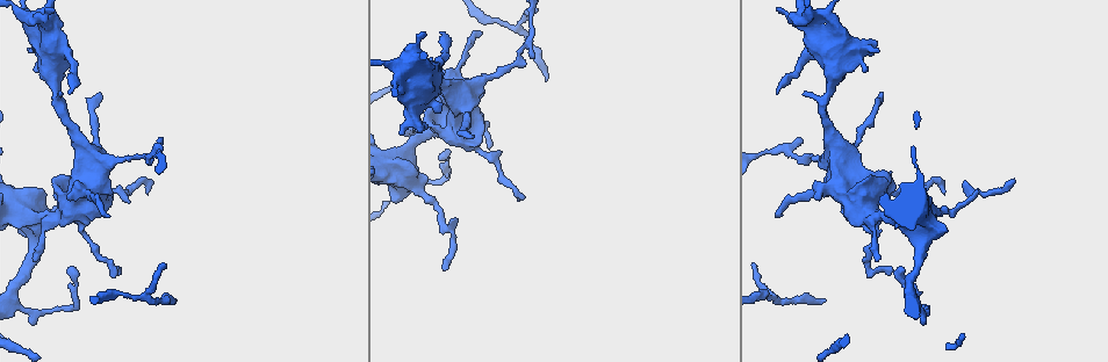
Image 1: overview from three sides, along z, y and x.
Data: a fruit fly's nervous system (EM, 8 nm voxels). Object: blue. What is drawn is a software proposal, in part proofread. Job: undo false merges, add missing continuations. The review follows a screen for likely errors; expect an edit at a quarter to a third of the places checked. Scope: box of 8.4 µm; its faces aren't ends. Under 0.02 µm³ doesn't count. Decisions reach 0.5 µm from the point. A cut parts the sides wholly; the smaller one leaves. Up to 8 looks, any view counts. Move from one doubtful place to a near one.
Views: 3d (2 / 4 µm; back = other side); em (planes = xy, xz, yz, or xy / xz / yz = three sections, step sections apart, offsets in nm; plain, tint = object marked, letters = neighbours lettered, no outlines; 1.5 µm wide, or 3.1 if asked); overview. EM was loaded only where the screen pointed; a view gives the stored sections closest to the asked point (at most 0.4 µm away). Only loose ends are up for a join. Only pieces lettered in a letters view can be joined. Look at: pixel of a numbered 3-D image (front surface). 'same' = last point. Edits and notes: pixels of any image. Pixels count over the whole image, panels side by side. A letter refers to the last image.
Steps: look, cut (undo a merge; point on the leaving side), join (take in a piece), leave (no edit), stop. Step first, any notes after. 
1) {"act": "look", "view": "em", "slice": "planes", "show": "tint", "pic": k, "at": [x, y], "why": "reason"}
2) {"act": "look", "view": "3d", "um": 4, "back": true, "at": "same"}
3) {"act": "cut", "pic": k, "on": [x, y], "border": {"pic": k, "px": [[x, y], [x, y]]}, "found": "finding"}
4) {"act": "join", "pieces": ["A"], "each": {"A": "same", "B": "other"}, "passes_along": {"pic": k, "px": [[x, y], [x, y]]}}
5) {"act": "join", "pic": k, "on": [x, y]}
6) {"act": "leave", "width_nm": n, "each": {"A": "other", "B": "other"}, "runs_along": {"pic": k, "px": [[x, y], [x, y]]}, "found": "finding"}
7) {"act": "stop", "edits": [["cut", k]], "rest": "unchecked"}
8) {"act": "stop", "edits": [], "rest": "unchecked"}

{"act": "look", "view": "em", "slice": "yz", "step": 4, "show": "tint", "pic": 1, "at": [947, 213], "why": "calibre changes"}

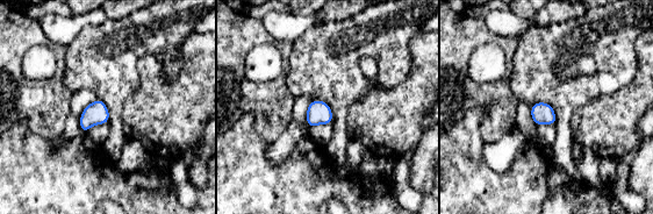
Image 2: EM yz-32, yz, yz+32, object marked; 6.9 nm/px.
{"act": "look", "view": "em", "slice": "planes", "show": "letters", "at": "same", "why": "cut it another way"}

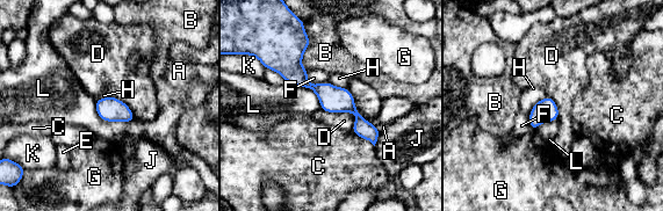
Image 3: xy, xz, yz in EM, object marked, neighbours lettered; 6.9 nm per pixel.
{"act": "leave", "each": {"A": "other", "B": "other", "C": "other", "D": "other", "E": "other", "F": "other", "G": "other", "H": "other", "J": "other", "K": "other", "L": "other"}, "border": {"pic": 3, "px": [[95, 100], [102, 119], [135, 119]]}, "found": "one neuron here"}

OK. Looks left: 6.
{"act": "look", "view": "em", "slice": "planes", "show": "letters", "pic": 1, "at": [443, 270], "why": "branch stops here"}

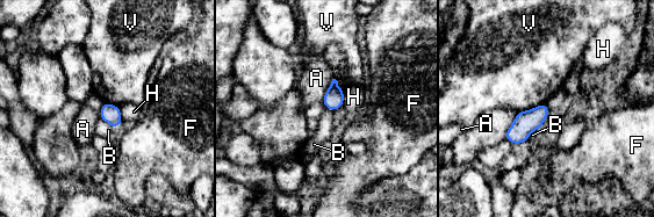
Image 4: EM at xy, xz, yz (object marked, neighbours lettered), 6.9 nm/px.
{"act": "leave", "width_nm": 130, "each": {"A": "other", "B": "other", "F": "other", "H": "other", "V": "other"}, "border": {"pic": 4, "px": [[503, 138], [516, 145]]}, "found": "none of them fits"}

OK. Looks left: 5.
{"act": "look", "view": "em", "slice": "planes", "show": "plain", "pic": 1, "at": [405, 131], "why": "an open end"}

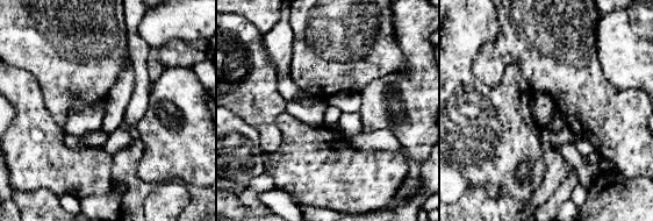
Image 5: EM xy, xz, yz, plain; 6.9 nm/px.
{"act": "look", "view": "em", "slice": "planes", "show": "letters", "at": "same"}

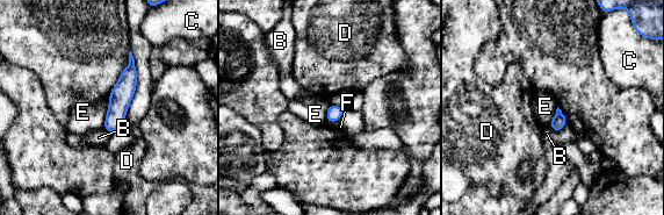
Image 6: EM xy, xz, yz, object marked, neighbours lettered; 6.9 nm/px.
{"act": "leave", "each": {"B": "other", "C": "other", "D": "other", "E": "other", "F": "other"}, "border": {"pic": 6, "px": [[109, 98], [102, 127]]}, "found": "none of them fits"}

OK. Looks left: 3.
{"act": "stop", "edits": [], "rest": "unchecked"}

